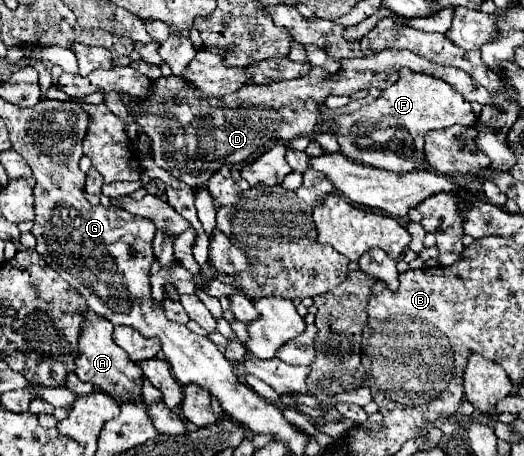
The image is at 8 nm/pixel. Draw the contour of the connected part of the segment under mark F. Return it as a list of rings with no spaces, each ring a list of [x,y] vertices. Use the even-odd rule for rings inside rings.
[[[400,69],[398,81],[384,89],[378,99],[362,105],[350,115],[334,117],[334,133],[340,143],[340,153],[370,167],[388,169],[394,173],[408,173],[422,169],[424,165],[424,135],[432,129],[444,129],[450,125],[472,127],[478,123],[470,103],[452,89],[452,85],[432,75]]]

